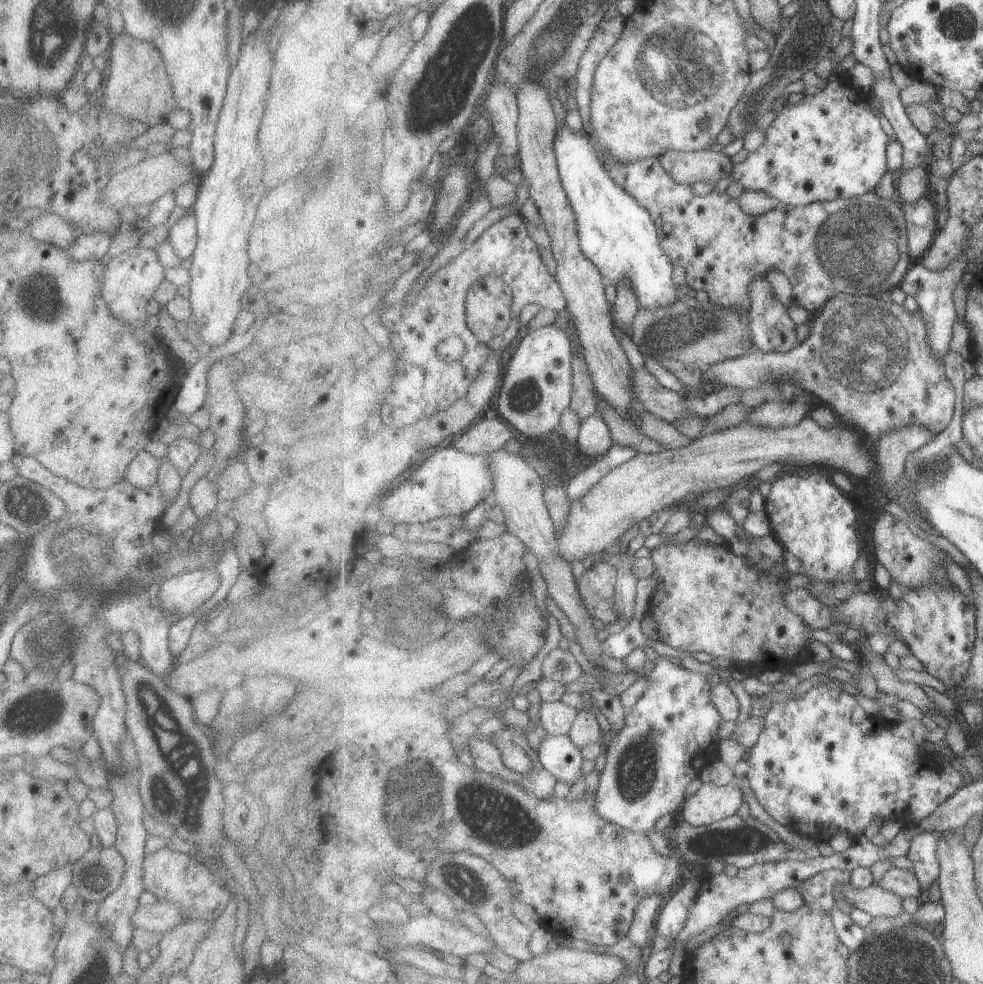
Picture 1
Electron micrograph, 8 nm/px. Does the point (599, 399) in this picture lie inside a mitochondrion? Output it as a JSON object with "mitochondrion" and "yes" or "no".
{"mitochondrion":"no"}

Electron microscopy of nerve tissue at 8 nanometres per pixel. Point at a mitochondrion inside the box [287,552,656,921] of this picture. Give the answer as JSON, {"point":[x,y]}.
{"point":[495,815]}

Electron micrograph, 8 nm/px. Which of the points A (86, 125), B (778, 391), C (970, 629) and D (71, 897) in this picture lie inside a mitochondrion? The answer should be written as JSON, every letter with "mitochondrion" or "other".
{"A":"other","B":"mitochondrion","C":"other","D":"other"}

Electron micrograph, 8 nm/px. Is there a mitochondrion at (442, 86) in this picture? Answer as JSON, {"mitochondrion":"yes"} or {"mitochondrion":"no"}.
{"mitochondrion":"yes"}

